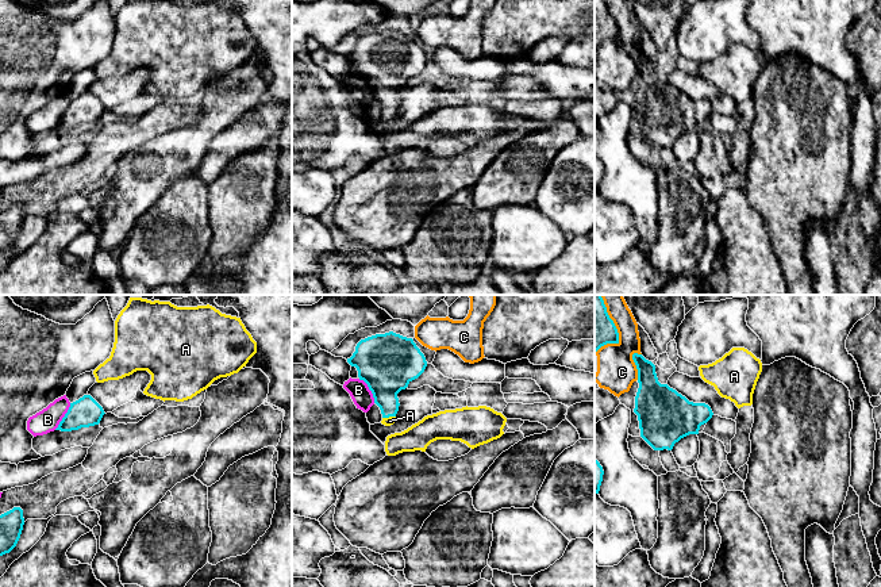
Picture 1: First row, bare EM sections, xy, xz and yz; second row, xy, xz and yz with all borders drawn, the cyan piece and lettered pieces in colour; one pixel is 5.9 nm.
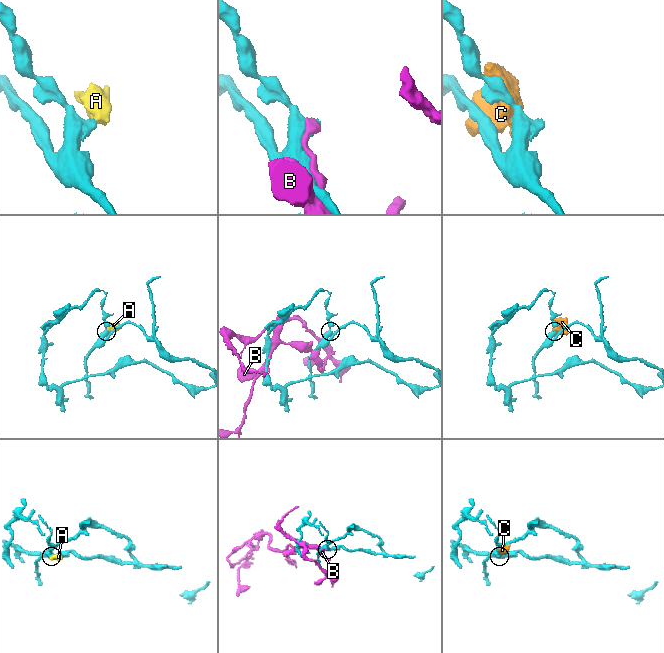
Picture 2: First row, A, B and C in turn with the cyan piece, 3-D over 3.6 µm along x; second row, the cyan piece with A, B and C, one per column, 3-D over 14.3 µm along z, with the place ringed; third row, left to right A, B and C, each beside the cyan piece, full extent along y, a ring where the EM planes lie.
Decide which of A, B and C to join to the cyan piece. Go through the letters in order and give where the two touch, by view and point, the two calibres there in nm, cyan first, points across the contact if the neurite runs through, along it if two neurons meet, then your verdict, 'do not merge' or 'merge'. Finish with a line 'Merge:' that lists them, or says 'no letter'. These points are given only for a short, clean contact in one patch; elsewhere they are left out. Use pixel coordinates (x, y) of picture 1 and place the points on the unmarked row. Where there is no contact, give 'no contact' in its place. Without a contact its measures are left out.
A: contact xz (388, 114); calibres 260 and 50 nm; way xz (385, 72), (388, 114), (389, 118); merge
B: contact xy (64, 114); calibres 170 and 140 nm; do not merge
C: contact yz (635, 61); calibres 220 and 240 nm; do not merge
Merge: A

